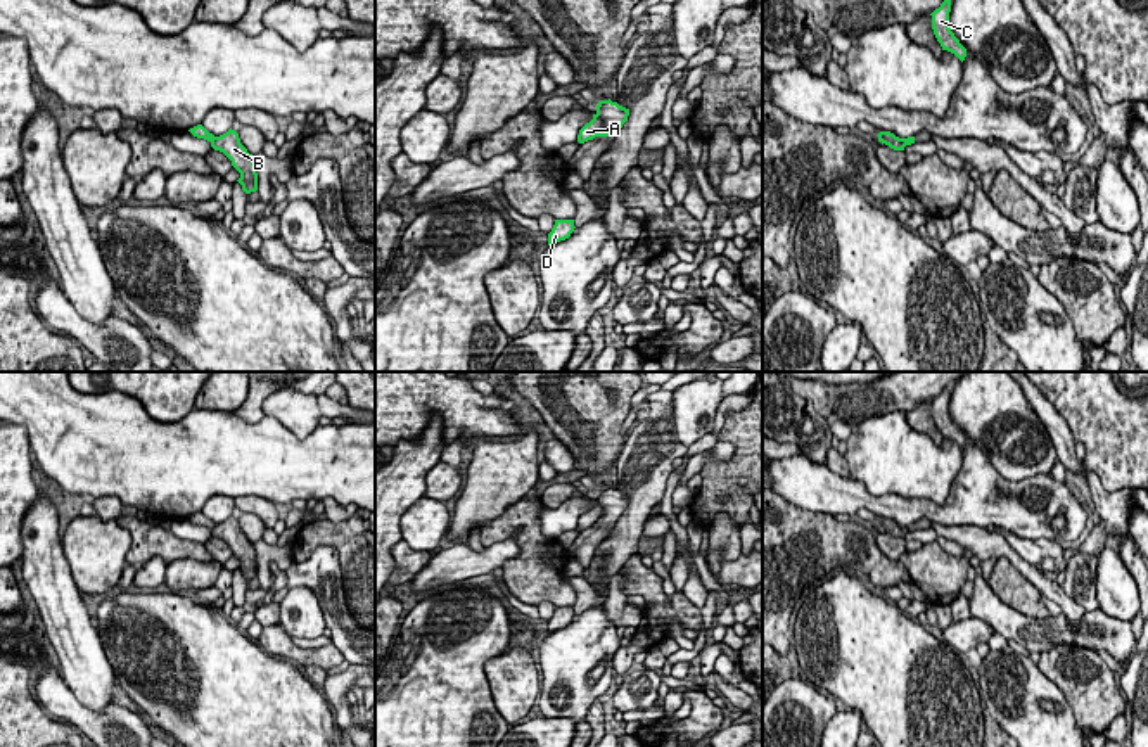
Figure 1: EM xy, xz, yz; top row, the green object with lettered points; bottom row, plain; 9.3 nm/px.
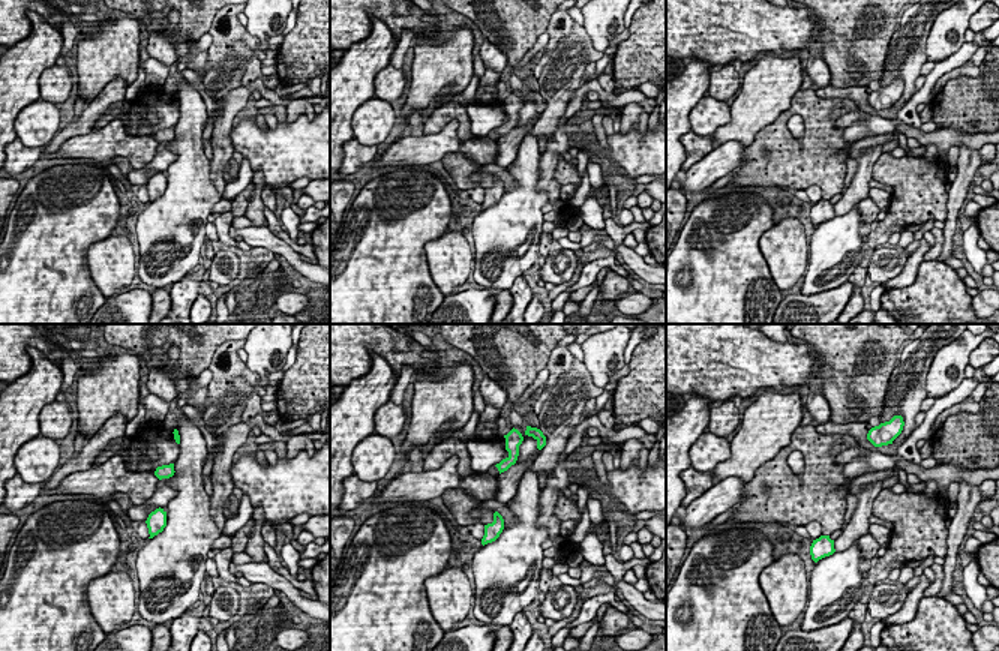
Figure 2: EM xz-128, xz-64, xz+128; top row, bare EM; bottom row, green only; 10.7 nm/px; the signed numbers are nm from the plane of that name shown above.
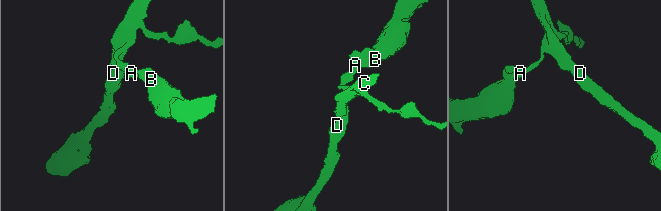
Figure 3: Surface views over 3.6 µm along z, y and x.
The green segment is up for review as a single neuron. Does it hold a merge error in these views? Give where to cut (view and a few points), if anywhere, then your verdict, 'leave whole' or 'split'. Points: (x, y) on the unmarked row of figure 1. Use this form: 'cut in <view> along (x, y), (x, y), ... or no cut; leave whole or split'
cut in xz along (597, 500), (600, 517), (595, 523); split

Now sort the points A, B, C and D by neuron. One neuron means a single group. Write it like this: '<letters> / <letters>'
A C D / B

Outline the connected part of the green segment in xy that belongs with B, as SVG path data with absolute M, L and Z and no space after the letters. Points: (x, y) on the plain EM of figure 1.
M230 515L226 520L214 524L211 534L223 540L232 548L232 553L240 560L237 569L242 572L246 581L258 578L254 545L240 531L239 520L235 517Z

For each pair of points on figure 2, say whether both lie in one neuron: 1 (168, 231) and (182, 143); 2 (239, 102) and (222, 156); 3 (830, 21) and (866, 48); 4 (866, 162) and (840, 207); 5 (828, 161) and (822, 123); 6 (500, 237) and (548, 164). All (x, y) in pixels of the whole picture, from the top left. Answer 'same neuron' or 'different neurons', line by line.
1: same neuron
2: same neuron
3: same neuron
4: same neuron
5: same neuron
6: different neurons

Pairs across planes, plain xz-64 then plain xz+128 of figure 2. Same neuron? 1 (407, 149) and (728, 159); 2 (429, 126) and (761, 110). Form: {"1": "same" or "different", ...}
{"1": "same", "2": "different"}

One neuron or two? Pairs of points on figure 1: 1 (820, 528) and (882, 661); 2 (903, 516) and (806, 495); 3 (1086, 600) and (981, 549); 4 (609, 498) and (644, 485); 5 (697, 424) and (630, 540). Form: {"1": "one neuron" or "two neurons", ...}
{"1": "one neuron", "2": "one neuron", "3": "two neurons", "4": "two neurons", "5": "two neurons"}

